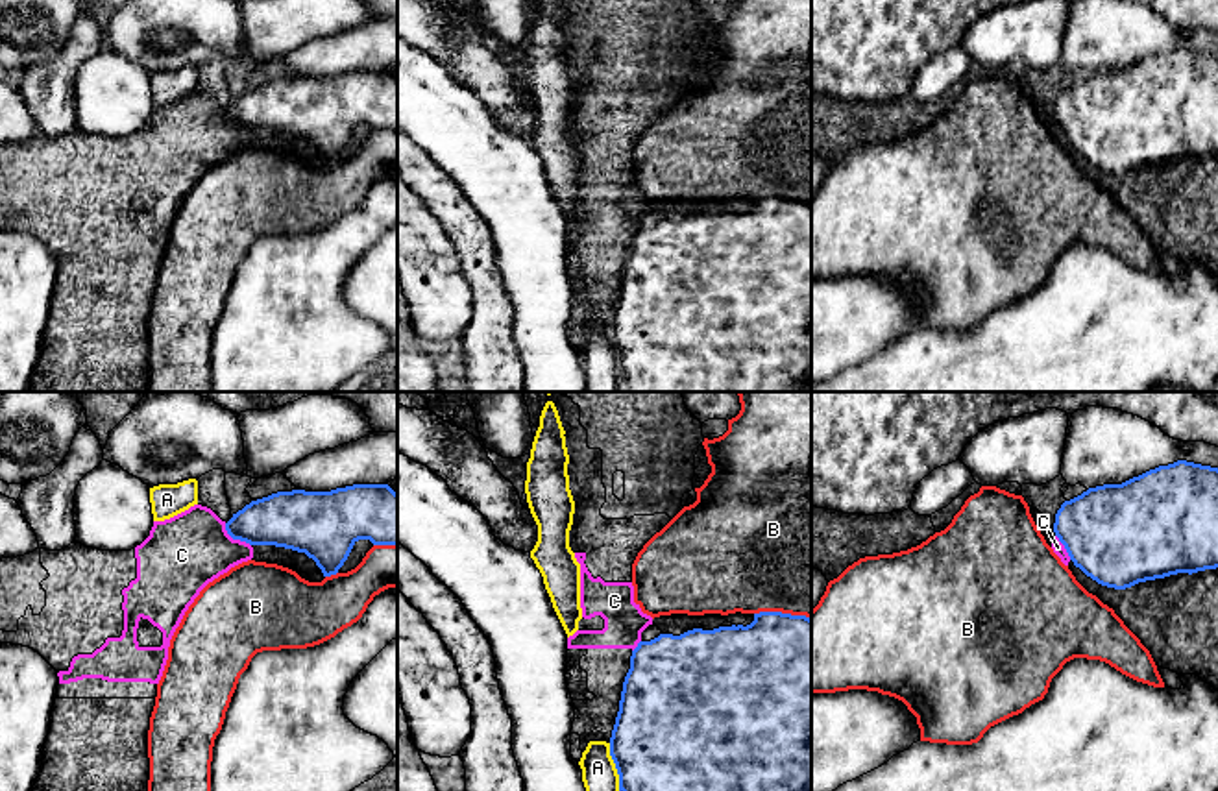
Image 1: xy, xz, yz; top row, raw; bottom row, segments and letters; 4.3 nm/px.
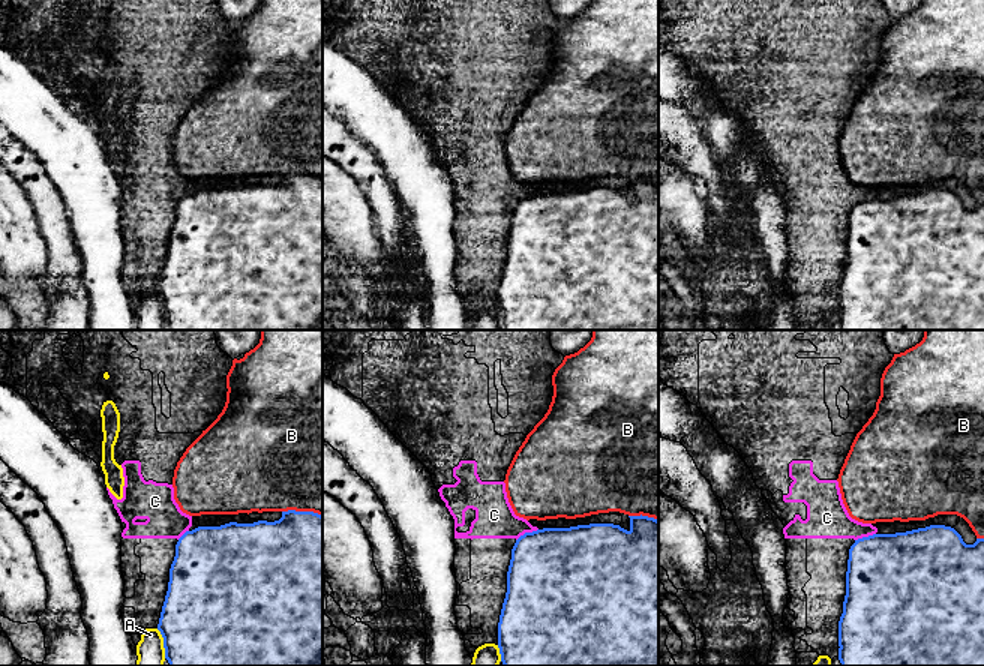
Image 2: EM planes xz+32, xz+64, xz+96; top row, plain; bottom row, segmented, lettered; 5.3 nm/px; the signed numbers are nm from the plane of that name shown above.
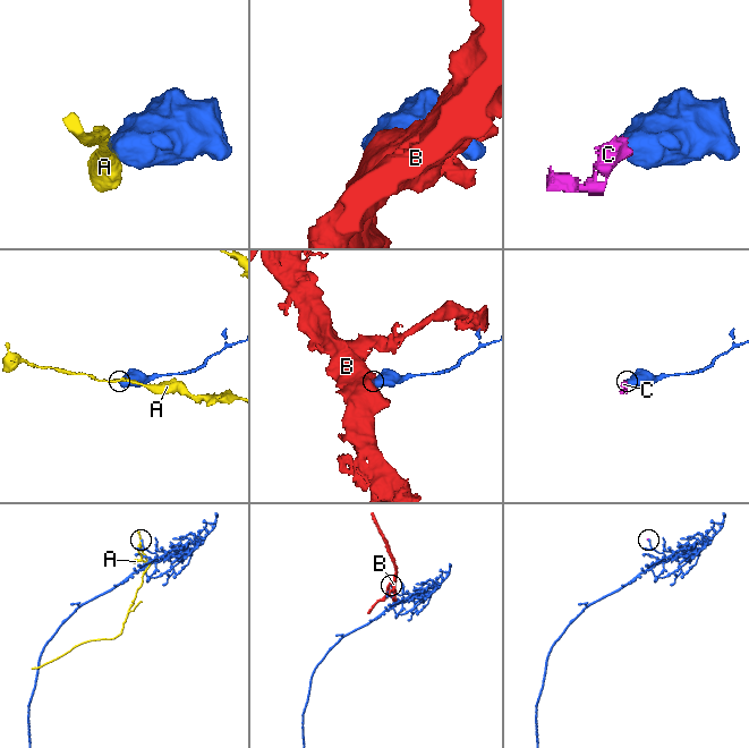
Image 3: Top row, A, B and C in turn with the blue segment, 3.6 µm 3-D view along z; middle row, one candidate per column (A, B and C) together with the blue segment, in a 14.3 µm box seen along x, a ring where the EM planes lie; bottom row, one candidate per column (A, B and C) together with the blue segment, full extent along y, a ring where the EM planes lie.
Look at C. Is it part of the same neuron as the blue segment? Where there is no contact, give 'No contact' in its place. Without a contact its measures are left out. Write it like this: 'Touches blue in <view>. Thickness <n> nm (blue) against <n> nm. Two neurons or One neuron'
Touches blue in xy. Thickness 240 nm (blue) against 340 nm. Two neurons

